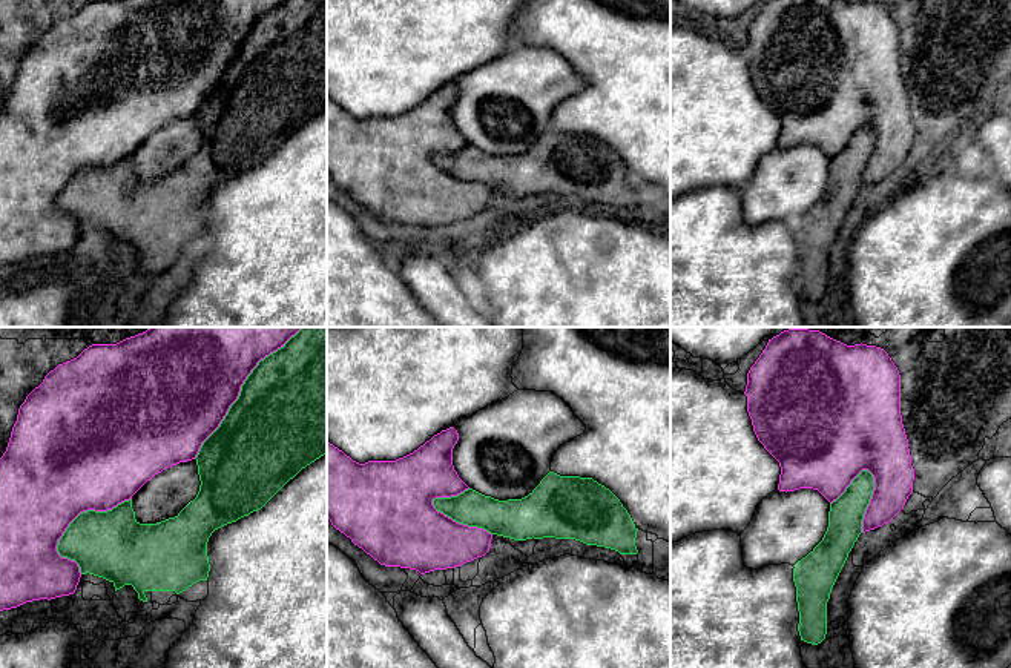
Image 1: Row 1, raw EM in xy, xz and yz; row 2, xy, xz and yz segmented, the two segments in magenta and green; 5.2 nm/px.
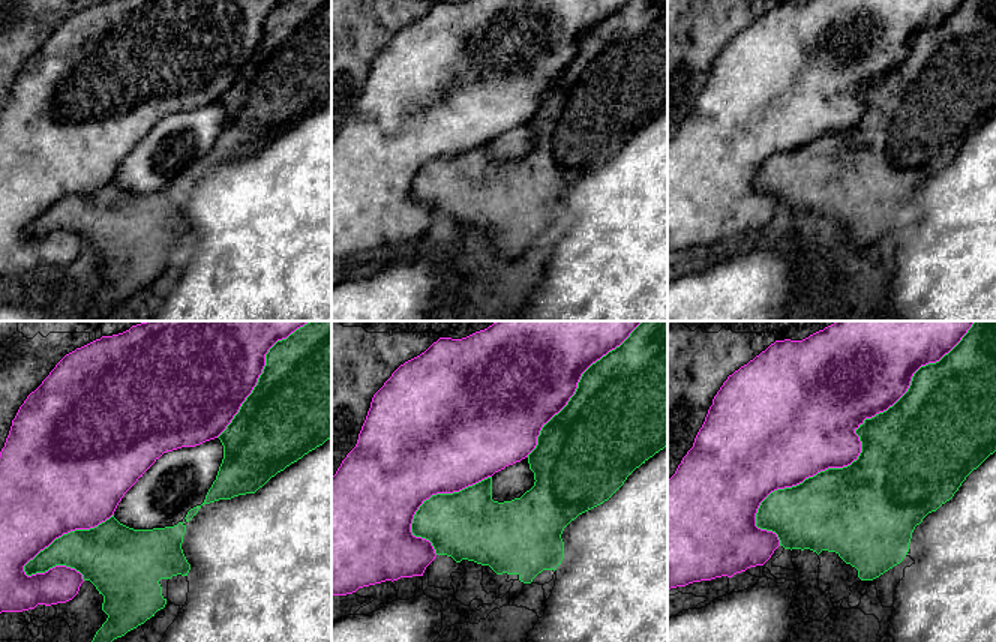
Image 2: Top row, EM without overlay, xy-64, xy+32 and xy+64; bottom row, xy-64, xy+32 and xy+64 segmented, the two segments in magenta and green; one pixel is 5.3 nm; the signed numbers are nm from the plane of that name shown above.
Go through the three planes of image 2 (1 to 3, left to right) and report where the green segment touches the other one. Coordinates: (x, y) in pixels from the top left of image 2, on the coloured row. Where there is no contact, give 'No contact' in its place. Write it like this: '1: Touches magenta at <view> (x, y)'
1: Touches magenta at xy-64 (65, 533)
2: Touches magenta at xy+32 (576, 386)
3: Touches magenta at xy+64 (858, 437)

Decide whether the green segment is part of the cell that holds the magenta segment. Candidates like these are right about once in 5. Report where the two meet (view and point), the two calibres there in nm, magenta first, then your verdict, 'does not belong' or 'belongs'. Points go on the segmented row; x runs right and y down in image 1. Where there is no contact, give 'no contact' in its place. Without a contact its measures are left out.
xy (240, 389) | 500/500 nm | does not belong

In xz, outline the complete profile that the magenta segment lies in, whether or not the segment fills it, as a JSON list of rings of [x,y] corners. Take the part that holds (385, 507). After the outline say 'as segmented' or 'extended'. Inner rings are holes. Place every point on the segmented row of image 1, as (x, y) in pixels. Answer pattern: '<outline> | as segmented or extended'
[[[450,427],[403,458],[396,461],[368,461],[365,464],[353,461],[327,441],[327,518],[331,525],[380,565],[410,568],[420,574],[460,567],[485,556],[491,547],[491,533],[459,524],[433,505],[436,498],[457,496],[469,488],[453,465],[453,448],[457,441],[457,430]]] | as segmented

